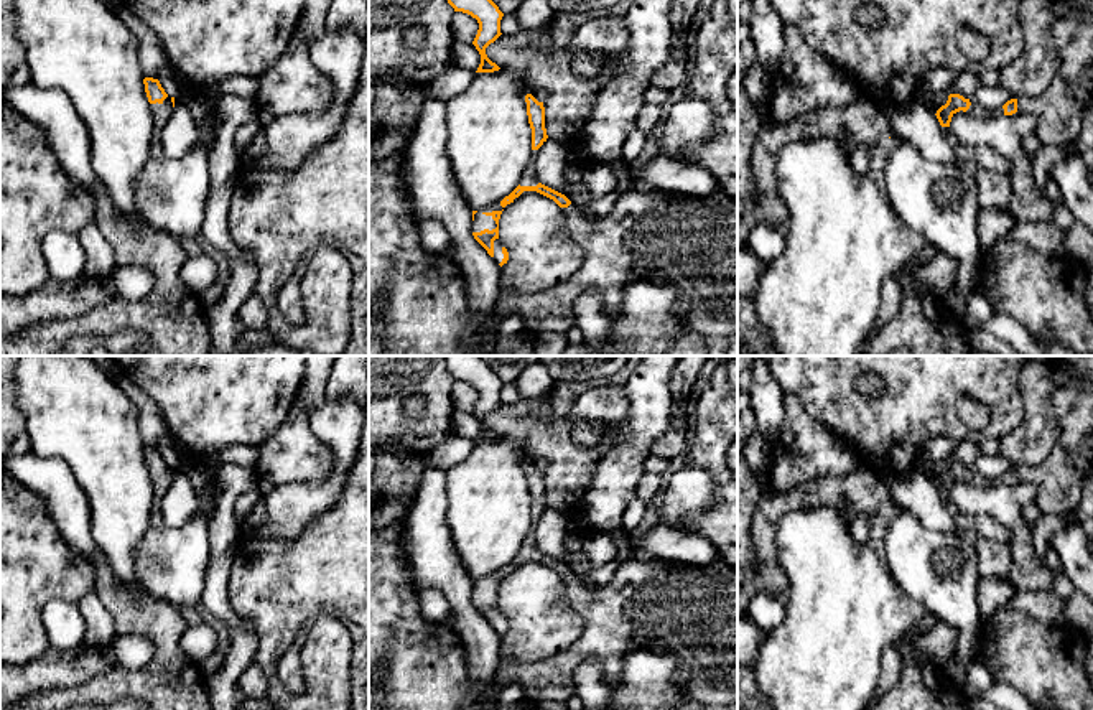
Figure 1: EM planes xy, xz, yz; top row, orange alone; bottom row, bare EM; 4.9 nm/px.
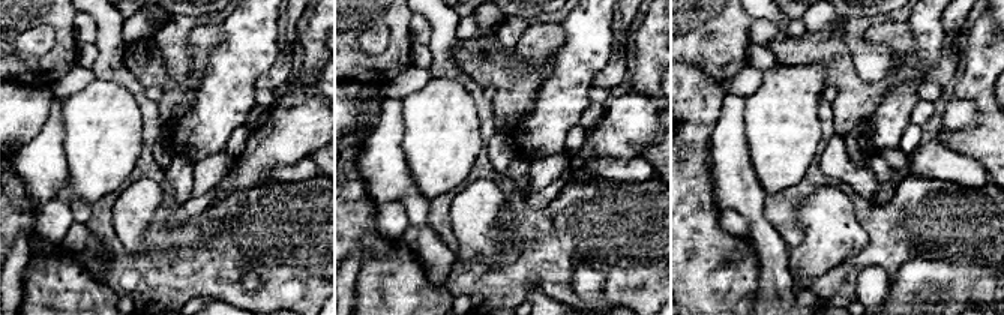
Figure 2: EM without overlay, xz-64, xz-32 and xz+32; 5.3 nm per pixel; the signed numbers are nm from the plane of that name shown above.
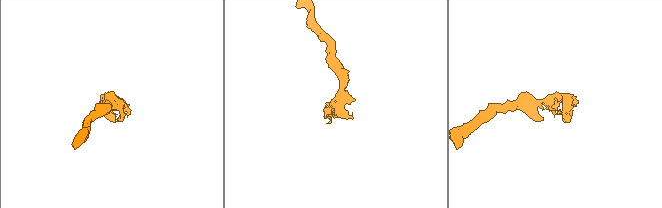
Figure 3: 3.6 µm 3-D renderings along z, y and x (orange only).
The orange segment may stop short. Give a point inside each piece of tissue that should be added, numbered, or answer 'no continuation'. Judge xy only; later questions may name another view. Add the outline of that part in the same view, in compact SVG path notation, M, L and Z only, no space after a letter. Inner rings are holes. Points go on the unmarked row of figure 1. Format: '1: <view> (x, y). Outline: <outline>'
1: xy (162, 481). Outline: M168 465L161 473L151 473L151 479L155 484L155 504L153 507L158 507L166 489L170 488L171 481L173 481L173 471L171 466Z

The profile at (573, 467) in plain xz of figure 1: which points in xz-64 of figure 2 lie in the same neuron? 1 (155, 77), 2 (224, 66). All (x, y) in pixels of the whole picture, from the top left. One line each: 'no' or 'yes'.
1: yes
2: no

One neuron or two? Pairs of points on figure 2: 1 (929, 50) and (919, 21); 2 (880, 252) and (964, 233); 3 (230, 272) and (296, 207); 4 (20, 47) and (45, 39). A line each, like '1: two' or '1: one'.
1: one
2: one
3: one
4: one

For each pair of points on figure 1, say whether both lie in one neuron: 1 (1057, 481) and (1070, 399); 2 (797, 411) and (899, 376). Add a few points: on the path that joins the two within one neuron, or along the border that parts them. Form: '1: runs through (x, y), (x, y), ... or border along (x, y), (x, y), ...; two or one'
1: runs through (1065, 462), (1070, 442), (1070, 419); one
2: border along (786, 391), (799, 399), (817, 424), (833, 434); two

